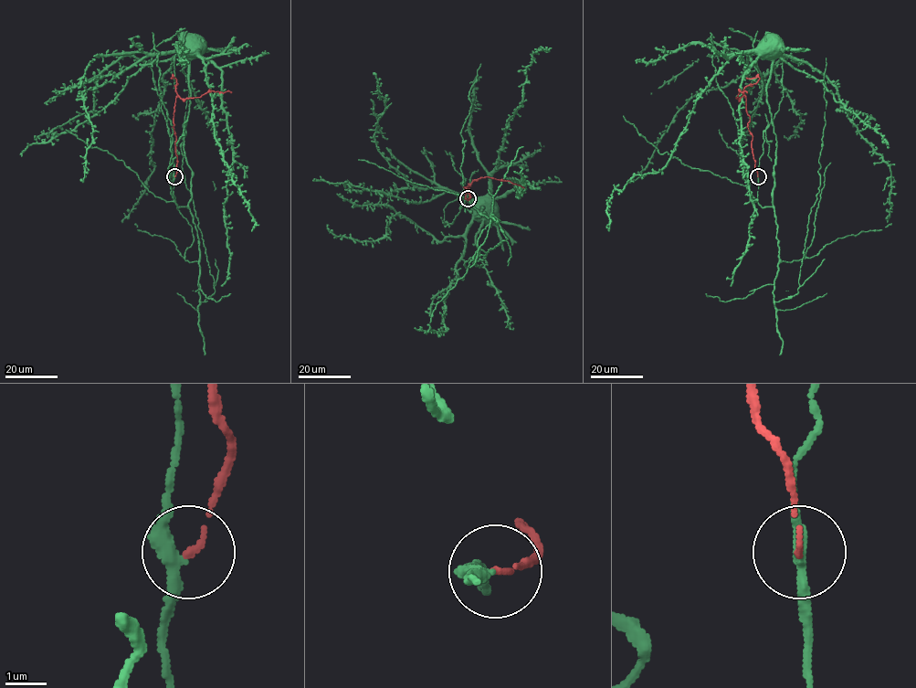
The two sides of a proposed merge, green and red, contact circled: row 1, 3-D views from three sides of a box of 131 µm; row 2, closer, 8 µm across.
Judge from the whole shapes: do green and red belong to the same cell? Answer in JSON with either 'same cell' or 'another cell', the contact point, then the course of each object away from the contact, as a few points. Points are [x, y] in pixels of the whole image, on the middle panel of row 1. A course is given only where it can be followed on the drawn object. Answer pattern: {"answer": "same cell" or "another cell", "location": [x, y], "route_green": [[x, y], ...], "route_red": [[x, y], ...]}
{"answer": "another cell", "location": [468, 198], "route_green": [[468, 198], [484, 215], [476, 217], [489, 195], [506, 121], [521, 104], [525, 69], [531, 54], [546, 47]], "route_red": [[468, 198], [470, 196], [467, 186], [480, 178], [510, 180], [524, 187]]}

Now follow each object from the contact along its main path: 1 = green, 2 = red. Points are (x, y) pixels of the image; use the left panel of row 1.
1: (174, 176), (174, 202), (186, 206), (192, 170), (184, 143), (195, 52), (214, 135), (254, 226)
2: (174, 176), (177, 168), (173, 130), (176, 97), (200, 97), (212, 90), (231, 92)

